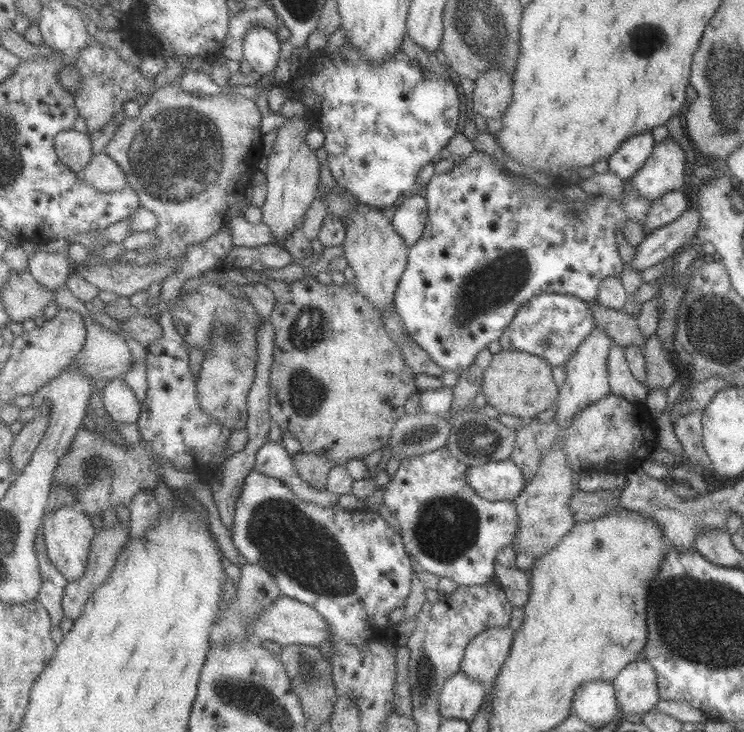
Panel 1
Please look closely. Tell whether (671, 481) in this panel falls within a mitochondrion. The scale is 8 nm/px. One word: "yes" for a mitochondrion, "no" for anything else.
no

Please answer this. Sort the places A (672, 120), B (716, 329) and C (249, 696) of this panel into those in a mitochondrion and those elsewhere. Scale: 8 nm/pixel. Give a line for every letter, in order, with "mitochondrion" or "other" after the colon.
A: other
B: mitochondrion
C: mitochondrion

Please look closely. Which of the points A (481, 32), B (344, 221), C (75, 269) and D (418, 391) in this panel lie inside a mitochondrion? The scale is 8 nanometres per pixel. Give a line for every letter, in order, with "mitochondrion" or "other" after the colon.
A: mitochondrion
B: other
C: other
D: other

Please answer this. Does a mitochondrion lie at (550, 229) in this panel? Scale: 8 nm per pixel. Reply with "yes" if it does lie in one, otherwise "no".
no

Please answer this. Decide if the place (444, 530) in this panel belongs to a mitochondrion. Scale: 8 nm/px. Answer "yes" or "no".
yes

